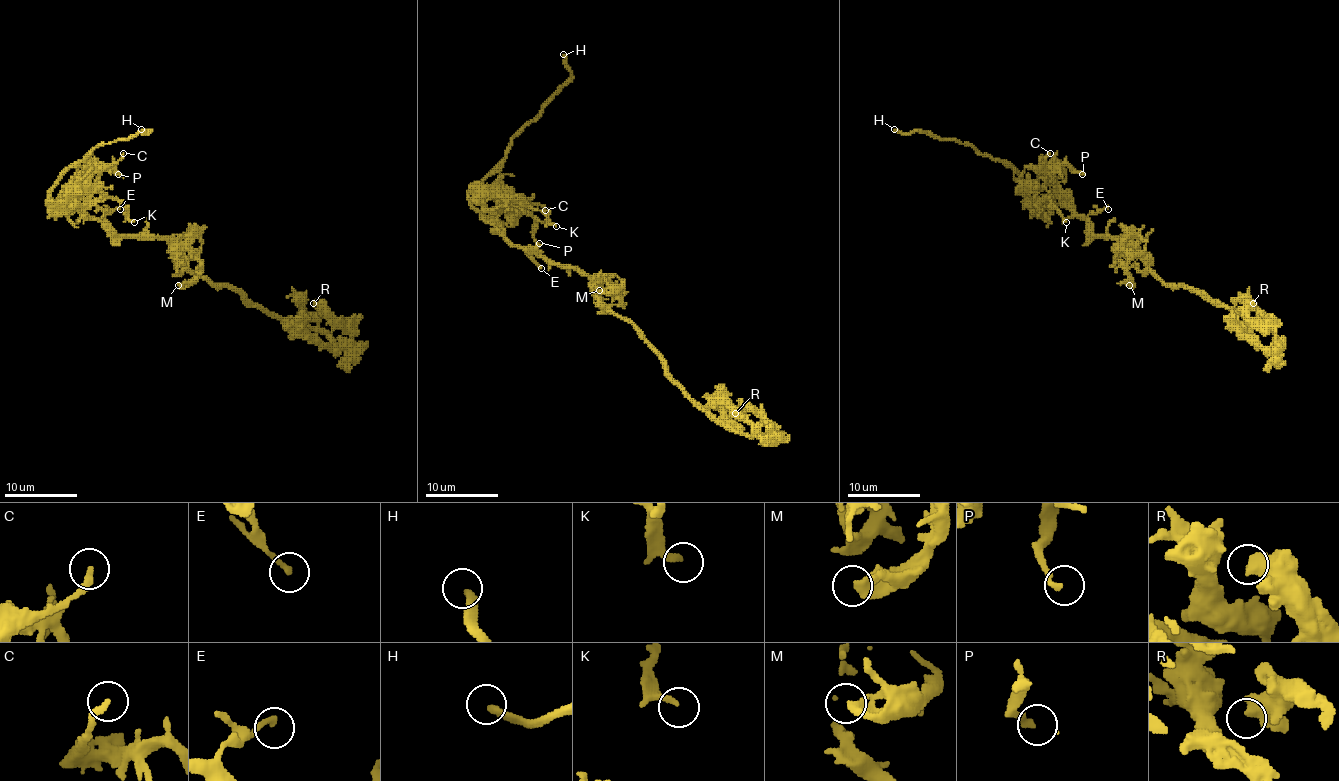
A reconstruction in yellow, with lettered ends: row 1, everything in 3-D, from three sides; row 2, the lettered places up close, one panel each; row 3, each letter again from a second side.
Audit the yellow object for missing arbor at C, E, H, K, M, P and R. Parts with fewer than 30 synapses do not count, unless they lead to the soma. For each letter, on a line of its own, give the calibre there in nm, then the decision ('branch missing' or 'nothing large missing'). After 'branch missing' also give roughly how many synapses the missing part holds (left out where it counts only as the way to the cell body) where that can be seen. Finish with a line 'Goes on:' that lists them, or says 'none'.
C: 240 nm | nothing large missing
E: 190 nm | nothing large missing
H: 280 nm | branch missing
K: 240 nm | nothing large missing
M: 400 nm | nothing large missing
P: 240 nm | nothing large missing
R: 700 nm | nothing large missing
Goes on: H

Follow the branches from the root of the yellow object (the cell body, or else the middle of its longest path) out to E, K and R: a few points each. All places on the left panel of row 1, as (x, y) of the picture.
E: (158, 238), (121, 238), (105, 218), (120, 209)
K: (158, 238), (116, 236), (82, 211), (73, 183), (78, 202), (92, 203), (96, 200), (114, 198), (134, 222)
R: (158, 238), (212, 285), (226, 285), (279, 318), (310, 325), (344, 343), (351, 328), (313, 303)

